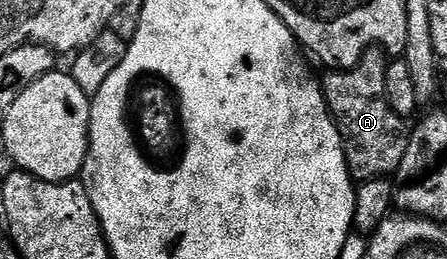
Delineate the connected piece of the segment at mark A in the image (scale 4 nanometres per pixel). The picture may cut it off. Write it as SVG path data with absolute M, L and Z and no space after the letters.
M375 47L364 54L356 67L330 71L325 74L327 77L321 78L322 91L326 94L330 116L337 123L342 136L346 165L350 168L351 177L358 183L397 174L412 136L407 118L396 115L396 111L388 107L384 91L387 64L387 54Z

